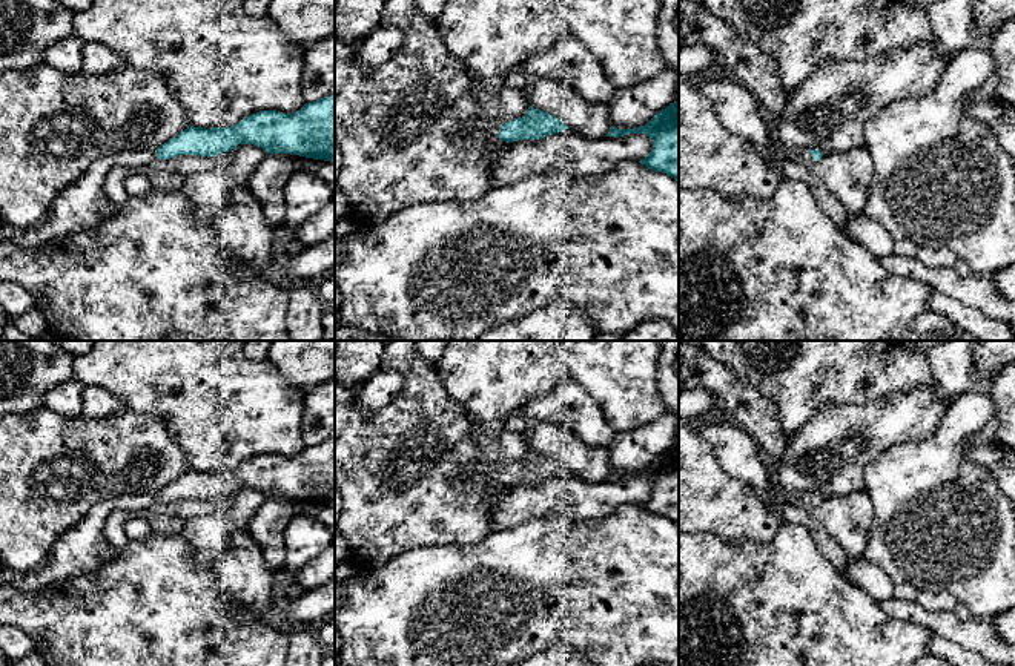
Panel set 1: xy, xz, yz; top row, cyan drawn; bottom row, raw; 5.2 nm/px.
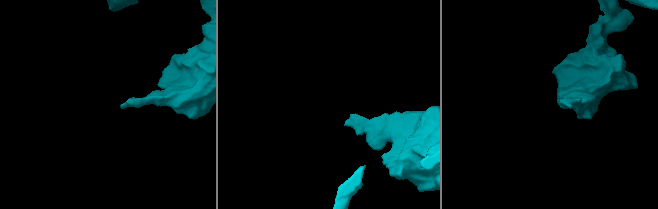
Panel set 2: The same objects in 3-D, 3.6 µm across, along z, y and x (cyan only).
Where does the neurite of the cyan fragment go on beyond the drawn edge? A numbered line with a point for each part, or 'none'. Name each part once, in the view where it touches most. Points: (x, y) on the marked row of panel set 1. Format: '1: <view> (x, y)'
1: xz (486, 126)

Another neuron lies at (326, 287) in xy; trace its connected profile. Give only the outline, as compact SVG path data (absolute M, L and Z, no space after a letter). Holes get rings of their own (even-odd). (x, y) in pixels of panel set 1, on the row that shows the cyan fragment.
M335 270L316 282L315 288L327 305L335 302Z

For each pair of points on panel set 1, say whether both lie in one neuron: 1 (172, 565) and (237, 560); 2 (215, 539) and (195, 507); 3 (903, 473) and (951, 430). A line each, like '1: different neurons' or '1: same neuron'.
1: different neurons
2: different neurons
3: same neuron

